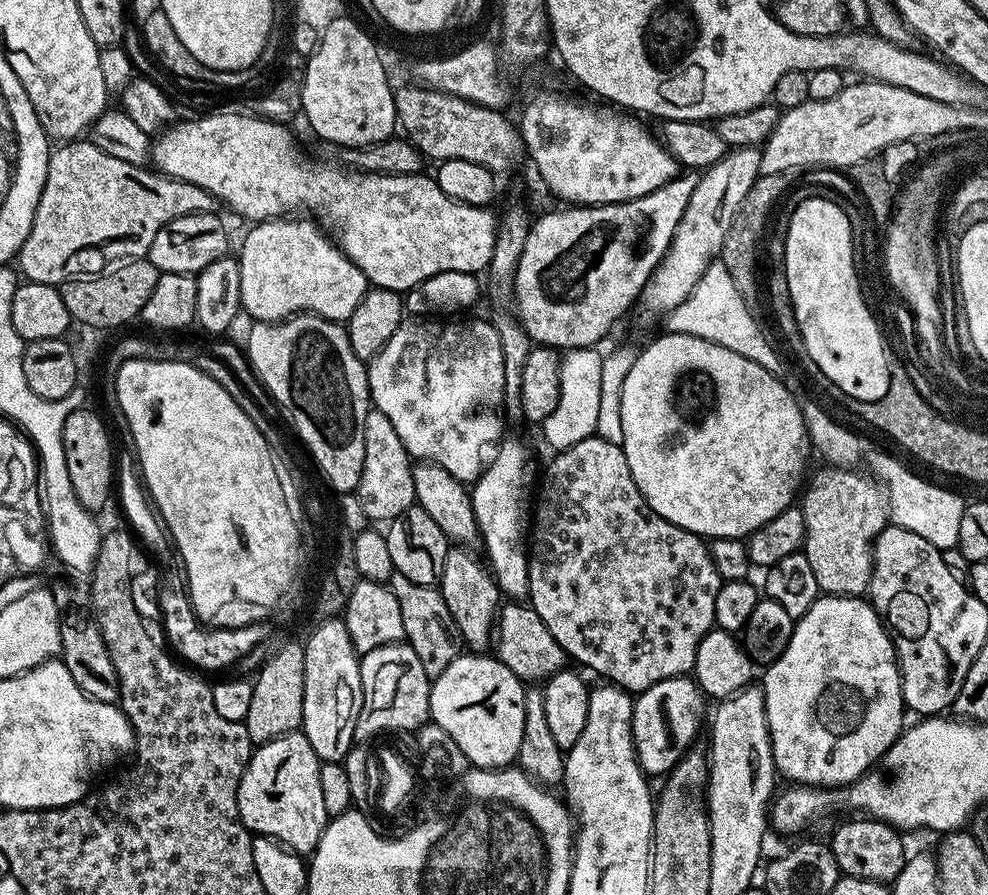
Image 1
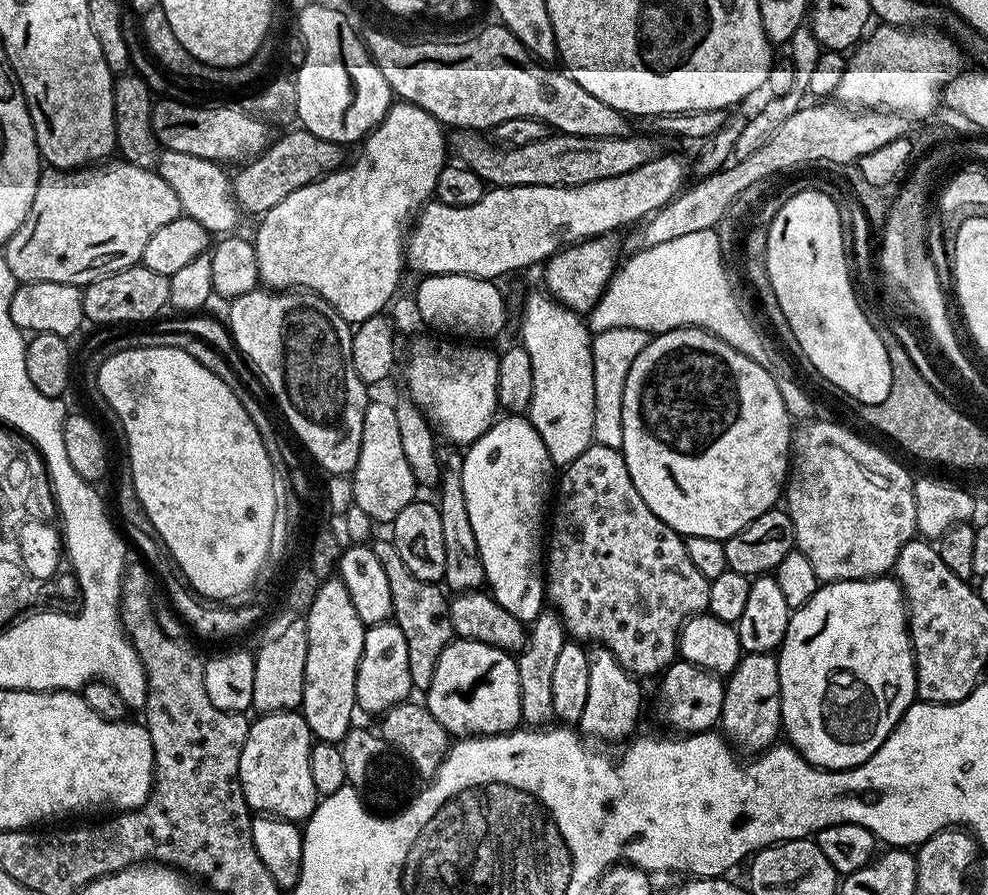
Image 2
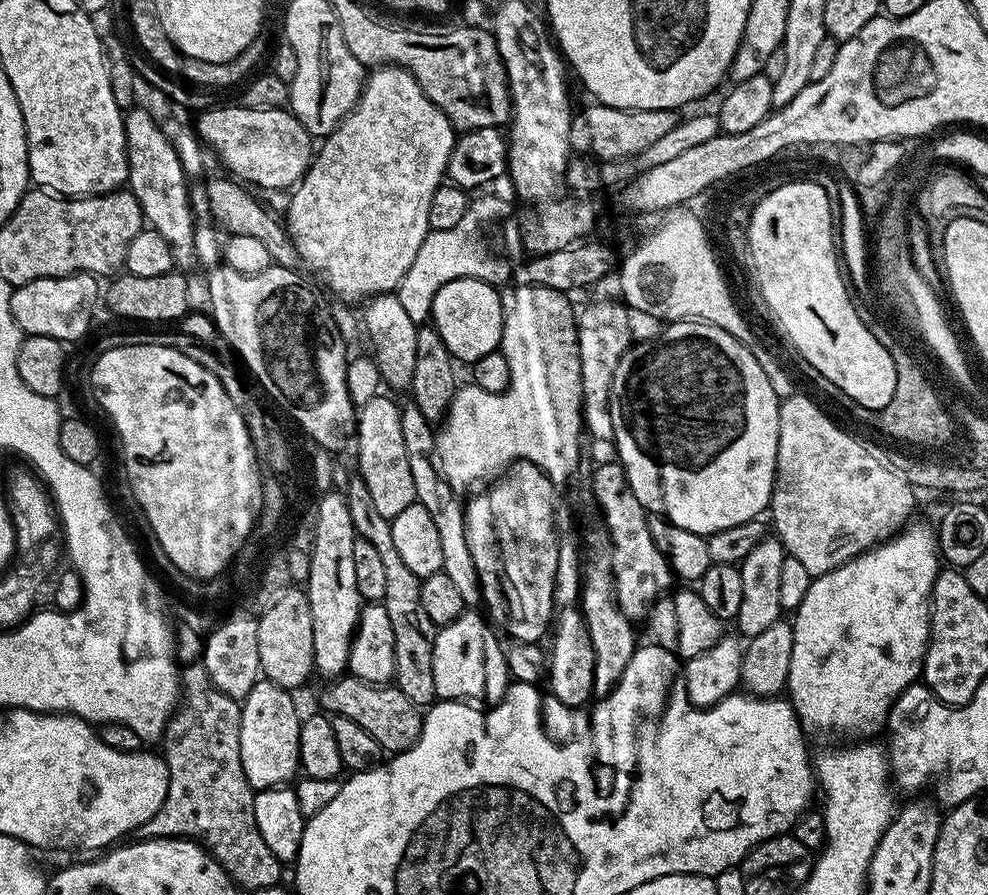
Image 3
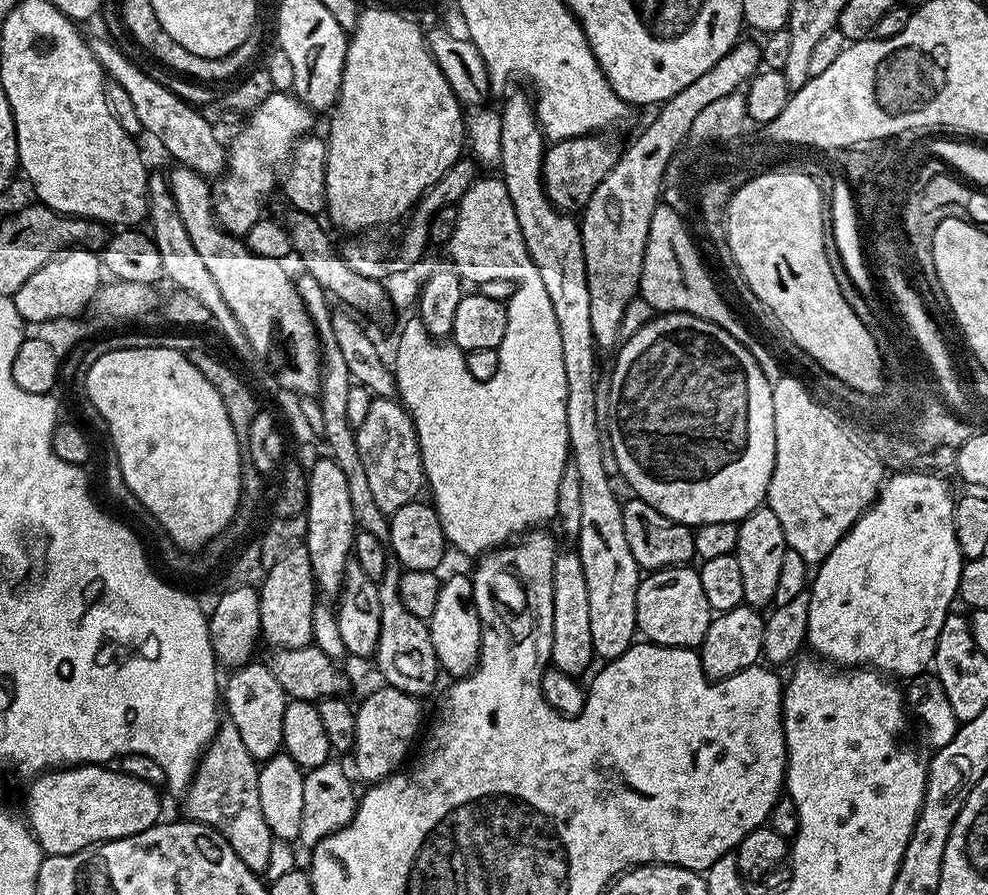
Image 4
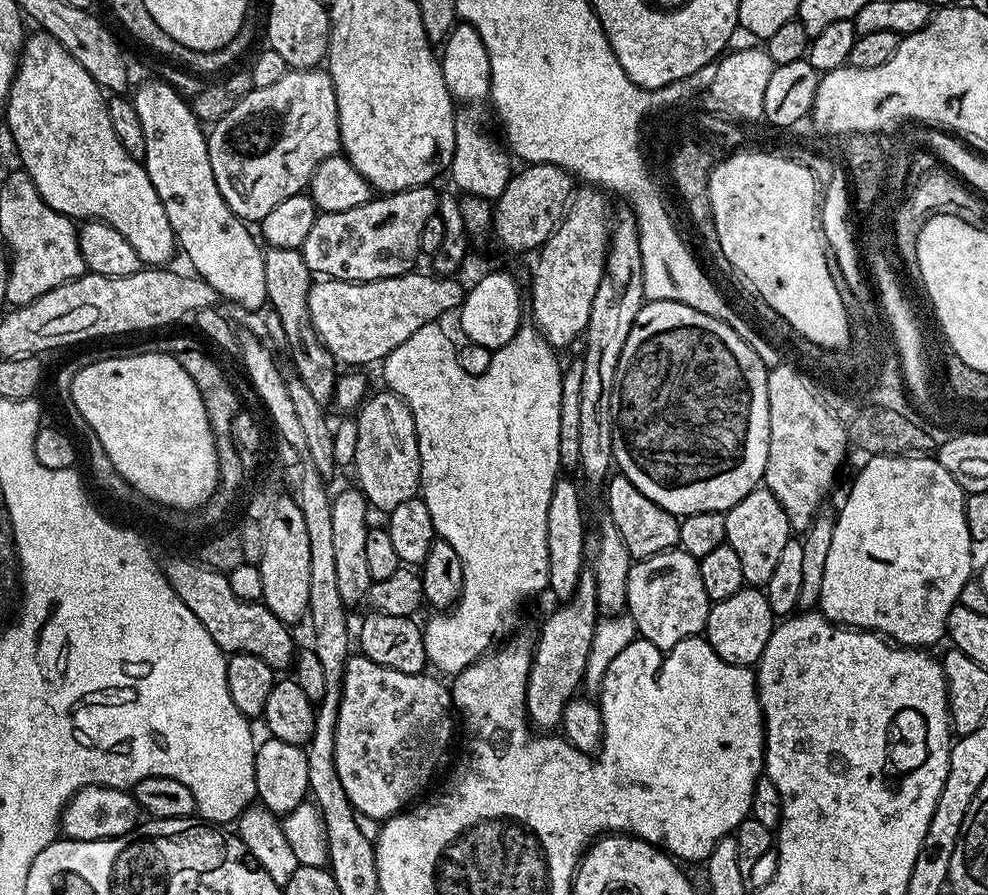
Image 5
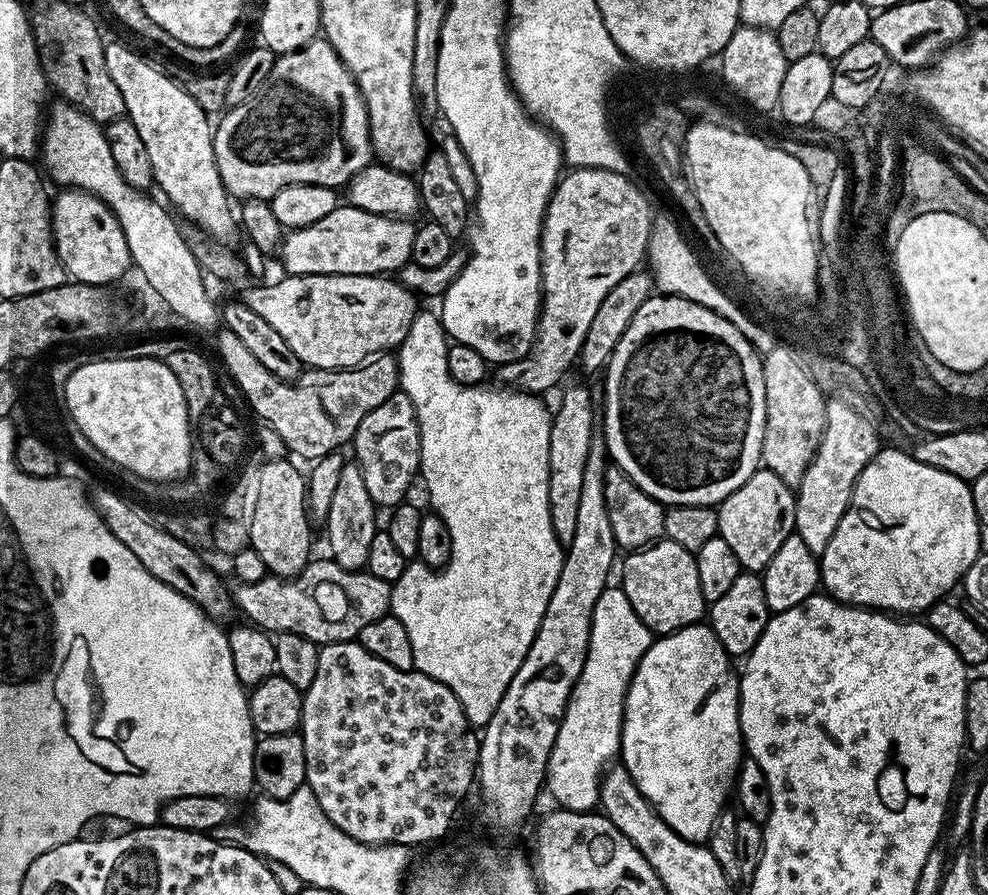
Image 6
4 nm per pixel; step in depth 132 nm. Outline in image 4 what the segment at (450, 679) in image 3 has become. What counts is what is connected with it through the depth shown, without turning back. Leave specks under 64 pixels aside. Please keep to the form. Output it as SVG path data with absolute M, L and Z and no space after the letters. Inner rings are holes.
M456 572L453 576L444 576L438 590L438 606L434 614L426 621L430 630L430 642L434 642L434 654L441 669L449 672L452 678L467 676L476 670L480 662L480 619L476 605L472 603L474 586L471 575Z

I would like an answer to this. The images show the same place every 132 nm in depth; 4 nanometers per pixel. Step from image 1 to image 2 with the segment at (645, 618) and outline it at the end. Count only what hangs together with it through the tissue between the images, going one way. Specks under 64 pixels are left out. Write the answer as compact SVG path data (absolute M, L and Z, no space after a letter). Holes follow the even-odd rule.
M594 442L568 463L563 472L554 500L556 521L552 524L552 541L546 544L547 603L563 617L564 628L573 641L593 640L593 645L609 648L633 676L655 677L677 659L680 627L690 617L708 612L710 582L690 562L688 551L681 551L685 537L646 506L642 494L632 484L621 449Z

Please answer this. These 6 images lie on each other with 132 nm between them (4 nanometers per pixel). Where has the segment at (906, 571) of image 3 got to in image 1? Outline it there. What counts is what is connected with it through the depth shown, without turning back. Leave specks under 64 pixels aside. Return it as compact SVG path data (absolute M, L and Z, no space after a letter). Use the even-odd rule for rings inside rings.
M821 595L804 616L795 621L792 637L782 650L782 654L772 664L763 669L764 681L764 701L766 702L766 722L768 723L768 733L772 743L772 757L776 763L776 771L781 777L784 776L796 786L807 786L809 788L839 788L855 784L869 768L875 765L888 752L888 748L906 727L906 709L902 698L902 686L900 685L900 668L896 665L896 647L892 644L892 637L888 634L888 629L884 627L883 620L867 599L855 596L829 596Z

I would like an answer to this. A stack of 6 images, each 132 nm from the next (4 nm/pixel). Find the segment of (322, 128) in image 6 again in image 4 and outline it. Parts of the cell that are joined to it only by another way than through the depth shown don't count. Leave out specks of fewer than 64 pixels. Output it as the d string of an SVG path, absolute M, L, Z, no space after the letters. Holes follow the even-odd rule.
M273 90L253 112L249 112L244 124L226 144L226 167L222 175L212 184L212 214L216 223L237 238L247 237L250 226L254 226L265 215L264 203L268 195L278 188L278 173L292 155L296 141L313 131L314 113L292 92Z

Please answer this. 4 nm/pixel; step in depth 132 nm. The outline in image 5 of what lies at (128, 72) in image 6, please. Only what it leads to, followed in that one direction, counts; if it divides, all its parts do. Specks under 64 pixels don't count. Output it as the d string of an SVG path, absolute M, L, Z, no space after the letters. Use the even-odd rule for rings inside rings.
M159 78L146 81L136 93L131 93L130 99L134 110L138 110L138 119L146 134L146 154L142 163L154 190L158 190L158 198L166 210L166 218L170 218L170 226L174 230L182 256L184 252L185 258L196 267L193 268L195 275L209 283L219 297L233 300L240 308L265 307L268 304L268 295L264 253L254 232L252 237L252 232L248 229L251 227L232 213L230 206L226 206L226 198L222 198L218 182L214 182L214 170L210 170L208 157L208 138L205 129L192 112L191 103Z

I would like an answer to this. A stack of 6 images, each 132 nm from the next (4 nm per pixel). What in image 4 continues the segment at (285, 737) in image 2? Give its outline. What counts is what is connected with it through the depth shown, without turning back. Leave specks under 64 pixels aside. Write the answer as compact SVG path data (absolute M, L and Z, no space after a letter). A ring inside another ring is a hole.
M249 662L231 673L228 685L223 685L222 700L228 703L227 719L238 726L238 734L242 738L246 750L257 762L263 762L277 755L283 749L282 714L286 710L289 696L278 686L278 678L270 674L263 662Z

